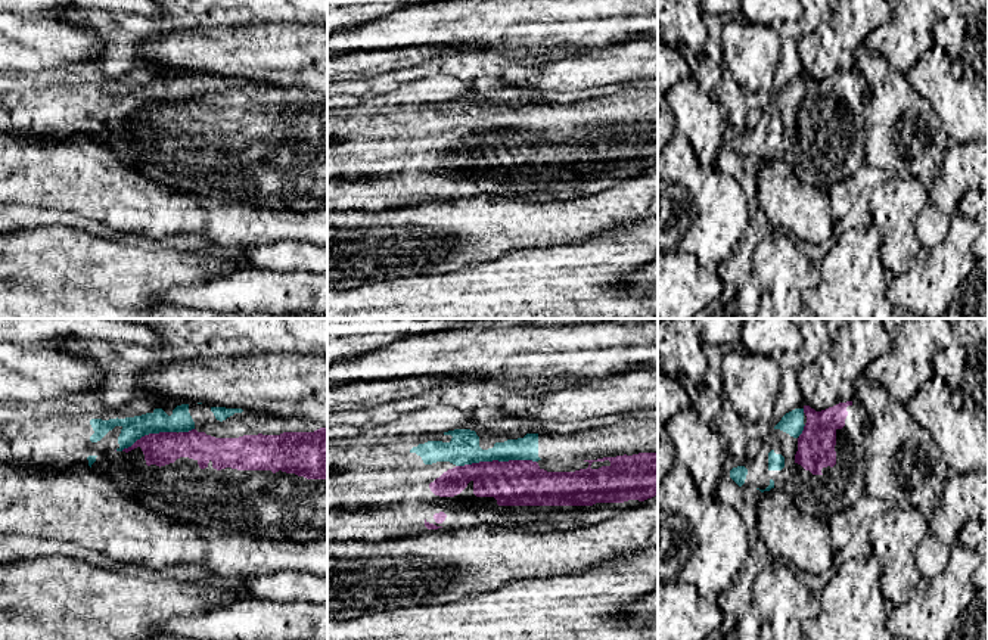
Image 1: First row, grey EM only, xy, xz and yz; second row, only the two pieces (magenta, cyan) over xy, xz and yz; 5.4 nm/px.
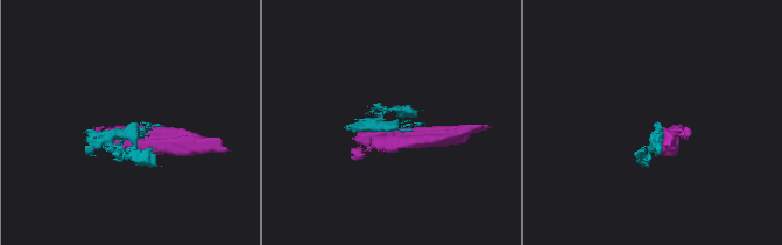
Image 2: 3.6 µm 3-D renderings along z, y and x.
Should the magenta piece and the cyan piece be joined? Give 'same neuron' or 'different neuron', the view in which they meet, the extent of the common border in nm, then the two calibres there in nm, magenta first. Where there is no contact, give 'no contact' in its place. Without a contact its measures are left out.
same neuron | xz | 440 nm | 260/170 nm

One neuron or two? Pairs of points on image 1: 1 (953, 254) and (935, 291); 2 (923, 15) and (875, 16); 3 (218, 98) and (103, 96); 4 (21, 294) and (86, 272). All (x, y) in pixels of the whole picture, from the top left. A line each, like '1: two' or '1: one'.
1: one
2: two
3: one
4: one

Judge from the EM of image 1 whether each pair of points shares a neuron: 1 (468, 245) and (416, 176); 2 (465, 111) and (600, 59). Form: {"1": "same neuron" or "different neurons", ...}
{"1": "different neurons", "2": "different neurons"}

